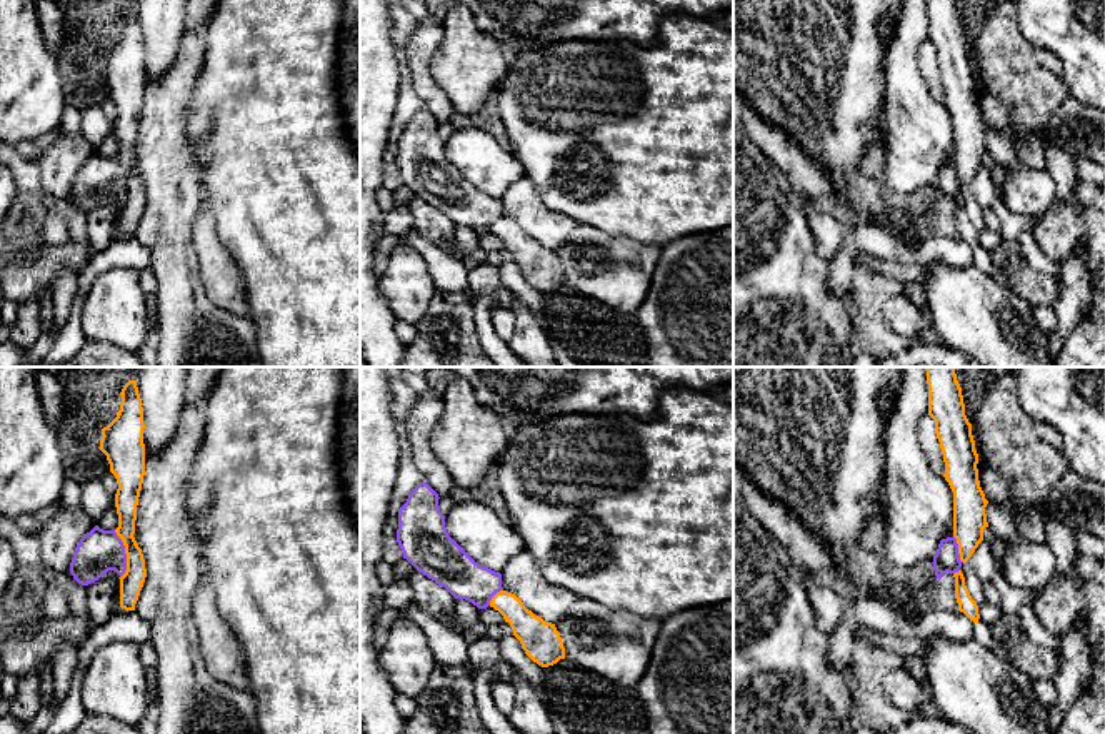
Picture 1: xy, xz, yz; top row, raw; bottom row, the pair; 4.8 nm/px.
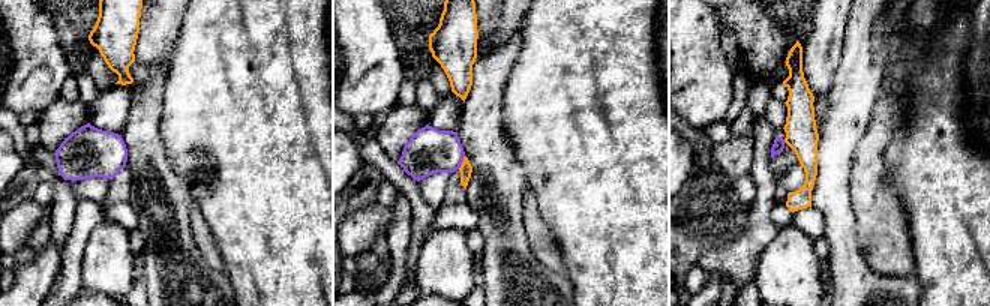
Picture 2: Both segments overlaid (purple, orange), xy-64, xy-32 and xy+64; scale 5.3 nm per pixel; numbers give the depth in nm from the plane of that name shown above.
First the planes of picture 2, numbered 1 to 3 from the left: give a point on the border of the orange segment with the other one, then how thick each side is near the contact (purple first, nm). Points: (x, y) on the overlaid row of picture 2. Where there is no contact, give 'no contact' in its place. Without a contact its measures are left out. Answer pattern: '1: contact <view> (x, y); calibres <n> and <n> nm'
1: no contact
2: contact xy-32 (462, 161); calibres 240 and 70 nm
3: no contact

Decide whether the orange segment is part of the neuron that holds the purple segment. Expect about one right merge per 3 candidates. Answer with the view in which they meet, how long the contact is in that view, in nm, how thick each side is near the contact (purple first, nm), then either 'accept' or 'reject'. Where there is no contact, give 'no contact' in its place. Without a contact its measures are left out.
xy | 240 nm | 220/110 nm | reject

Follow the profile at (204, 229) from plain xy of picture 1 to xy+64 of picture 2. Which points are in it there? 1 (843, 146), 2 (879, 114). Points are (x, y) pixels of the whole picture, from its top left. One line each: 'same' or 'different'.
1: different
2: same

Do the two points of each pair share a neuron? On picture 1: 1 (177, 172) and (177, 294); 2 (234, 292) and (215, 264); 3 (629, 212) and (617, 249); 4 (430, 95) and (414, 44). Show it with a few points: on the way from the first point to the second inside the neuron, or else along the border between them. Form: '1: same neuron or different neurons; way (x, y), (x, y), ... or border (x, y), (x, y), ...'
1: same neuron; way (175, 202), (175, 264)
2: same neuron; way (227, 286), (217, 271)
3: different neurons; border (585, 224), (609, 234), (660, 246)
4: same neuron; way (424, 82), (419, 57)

